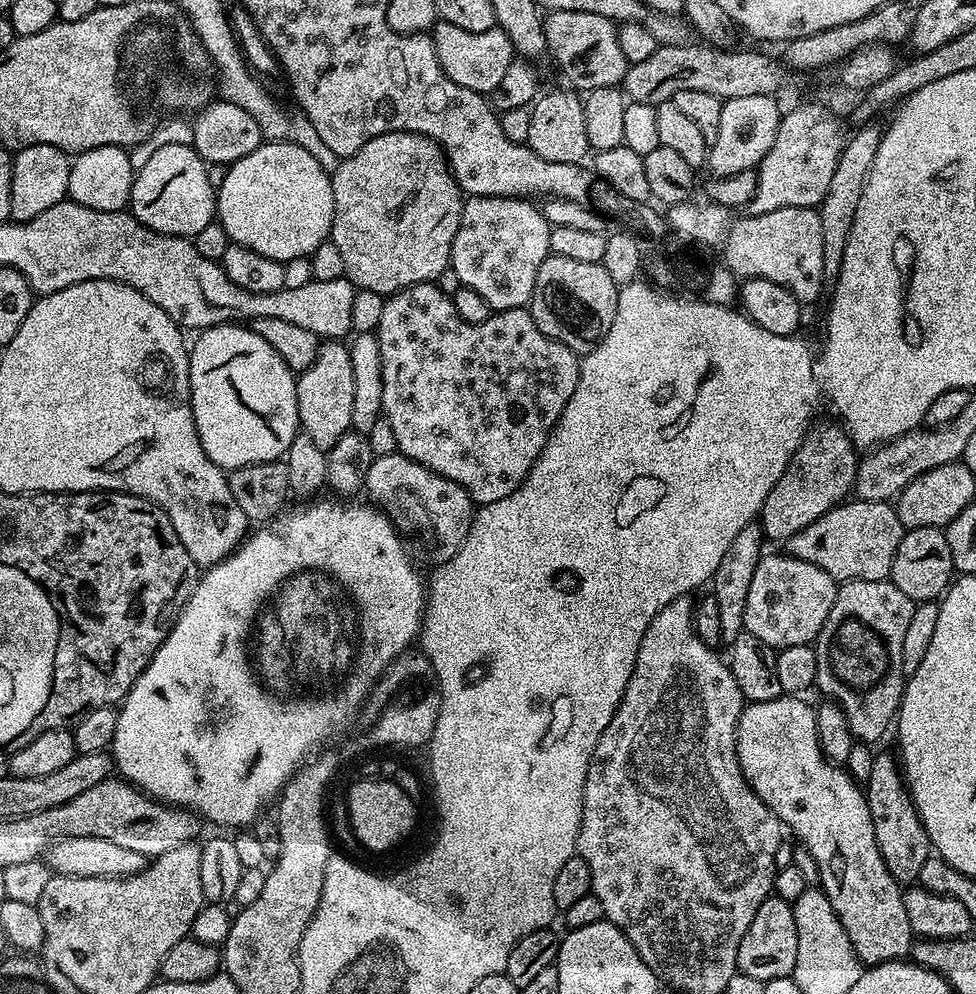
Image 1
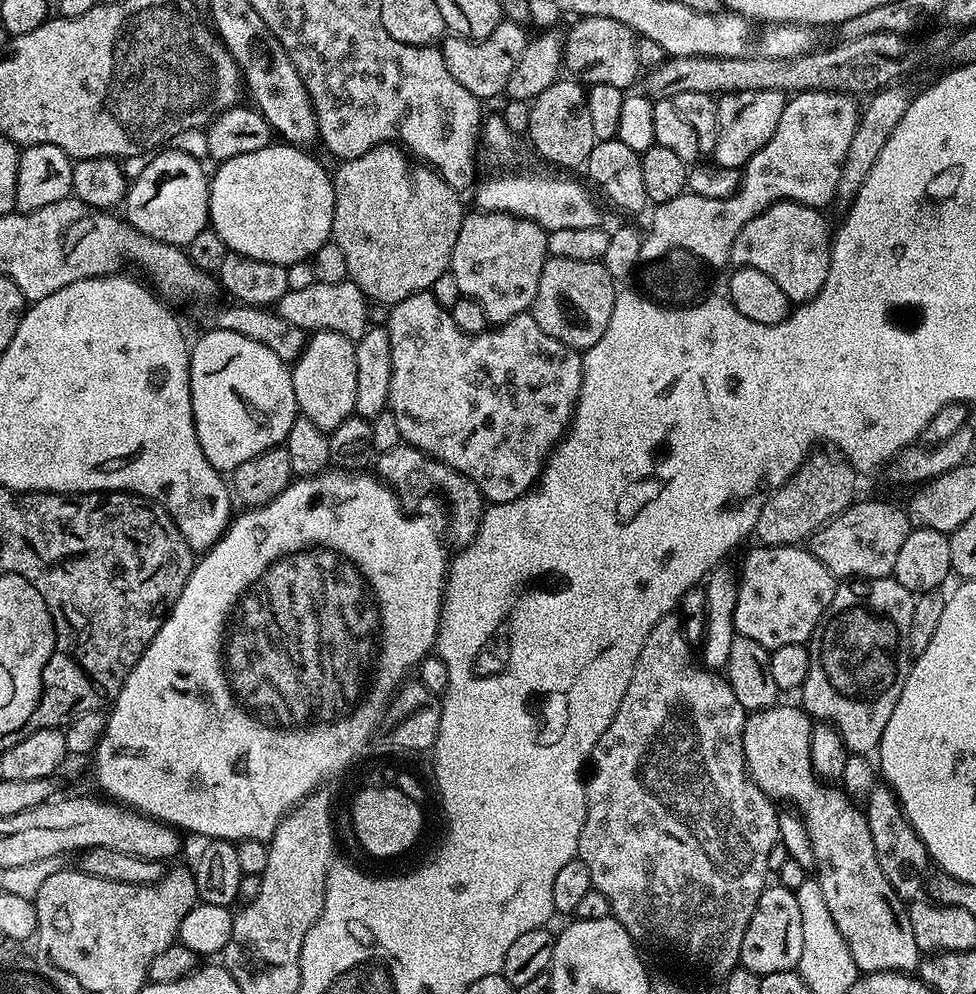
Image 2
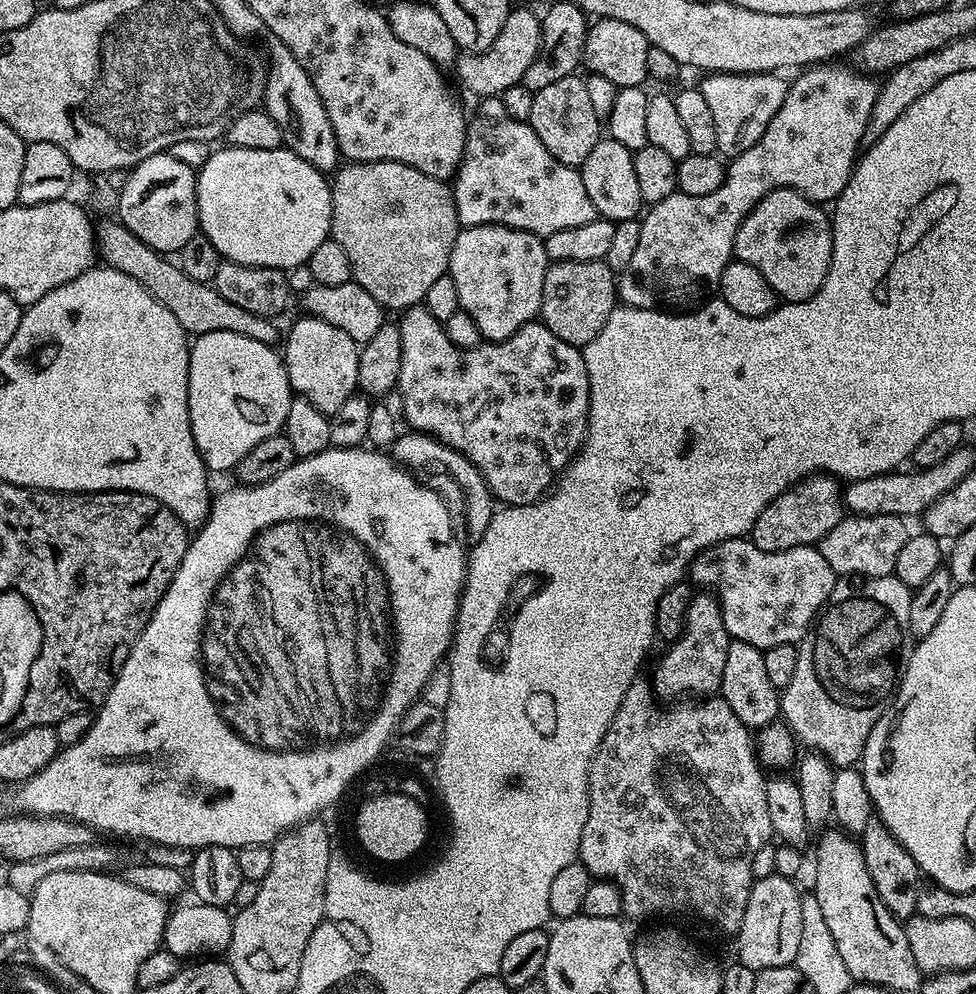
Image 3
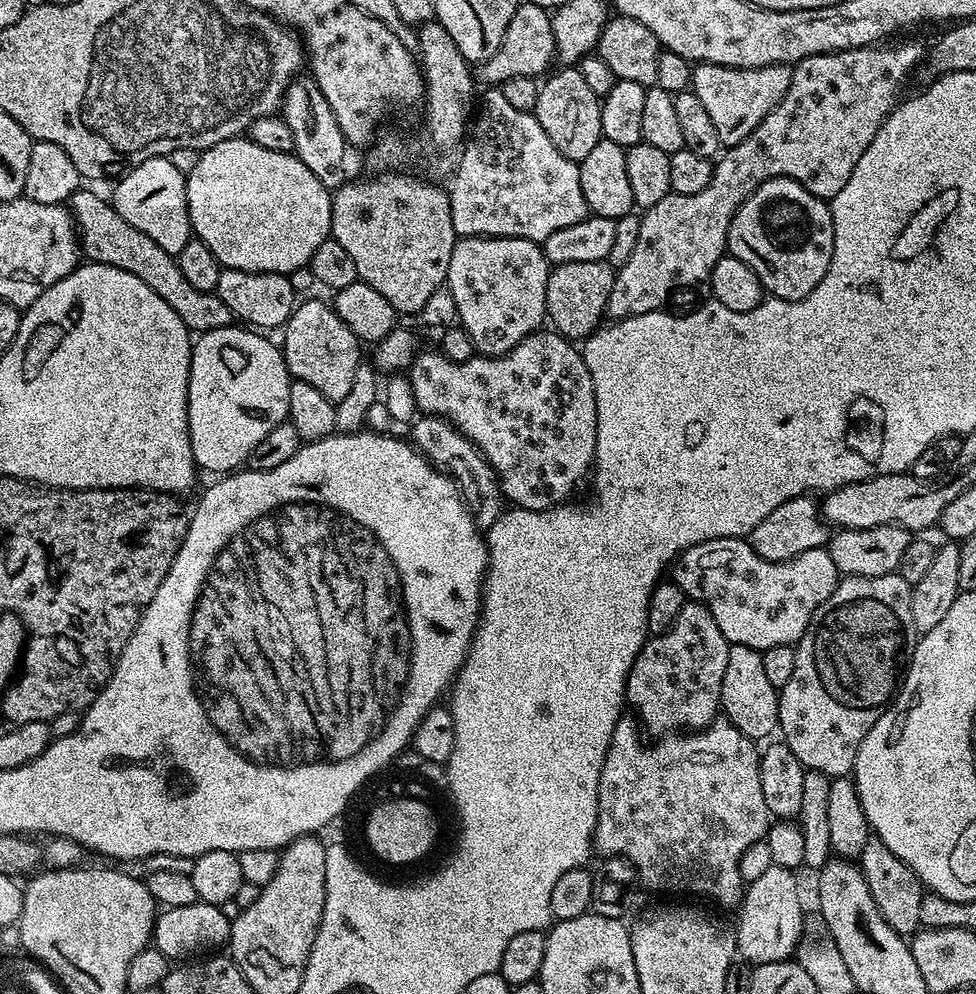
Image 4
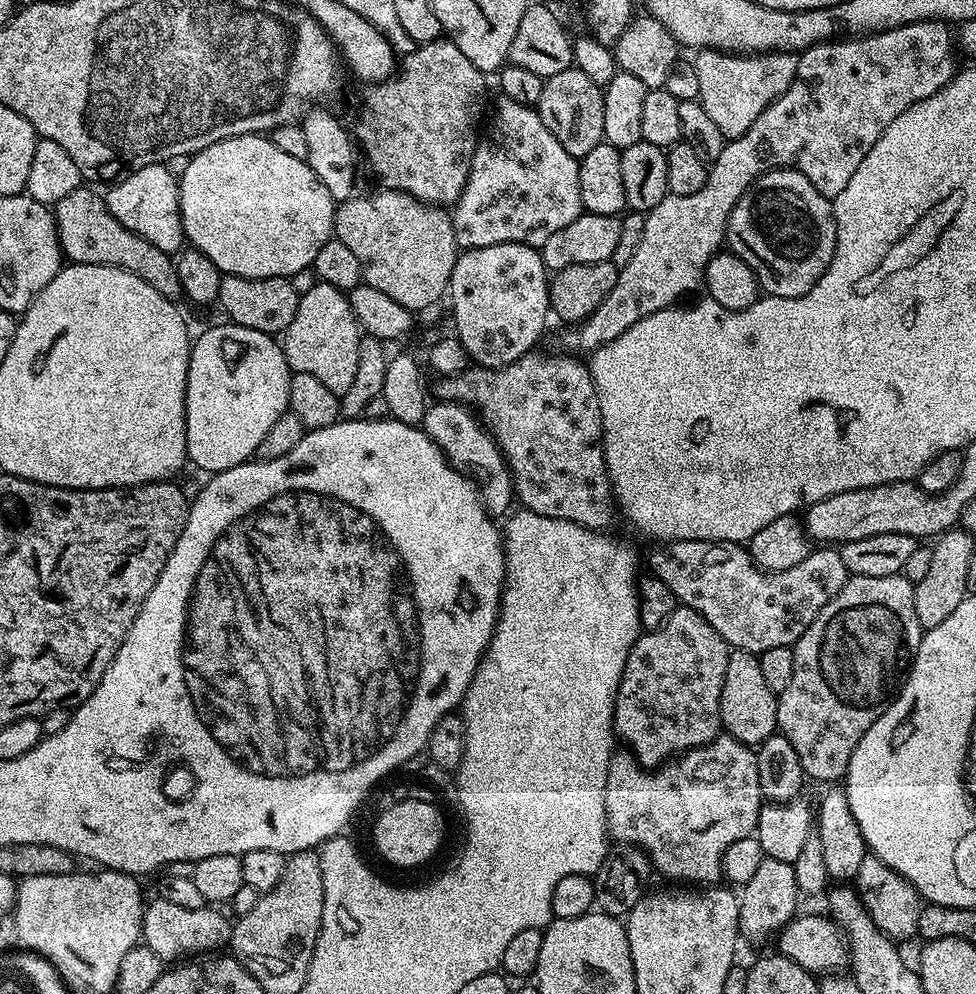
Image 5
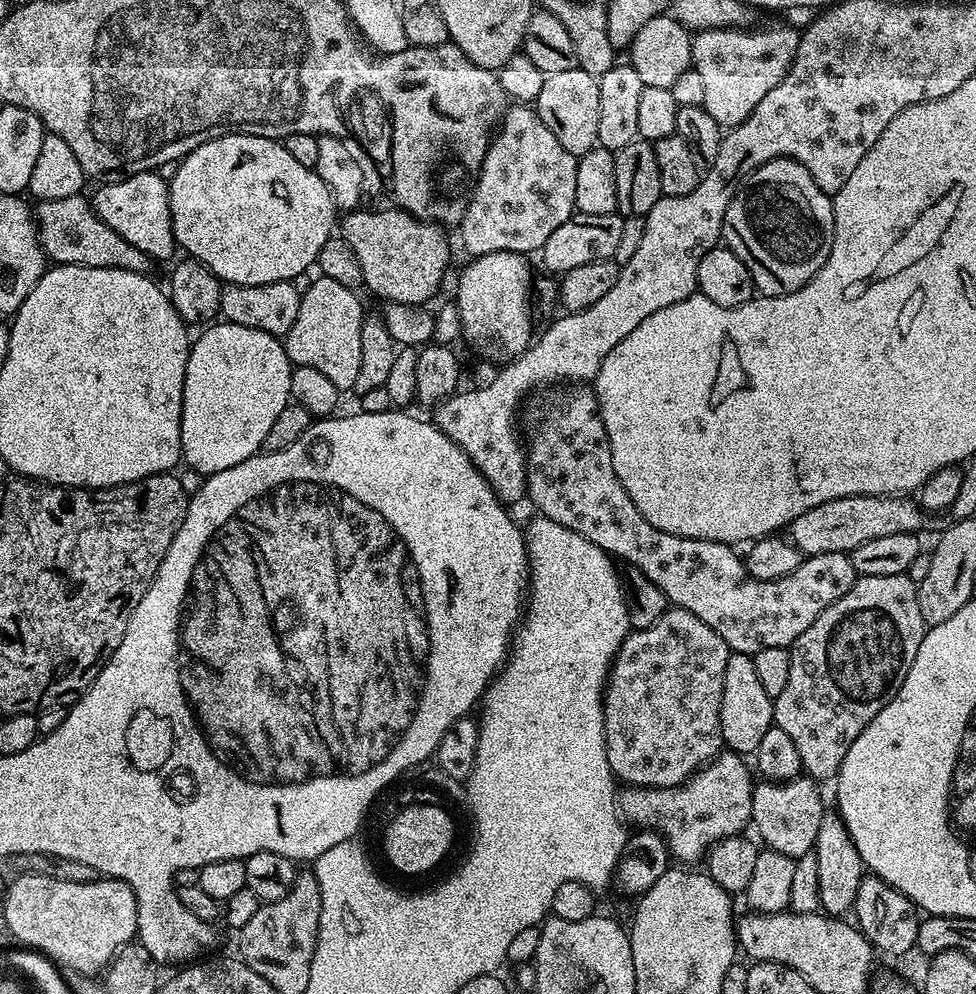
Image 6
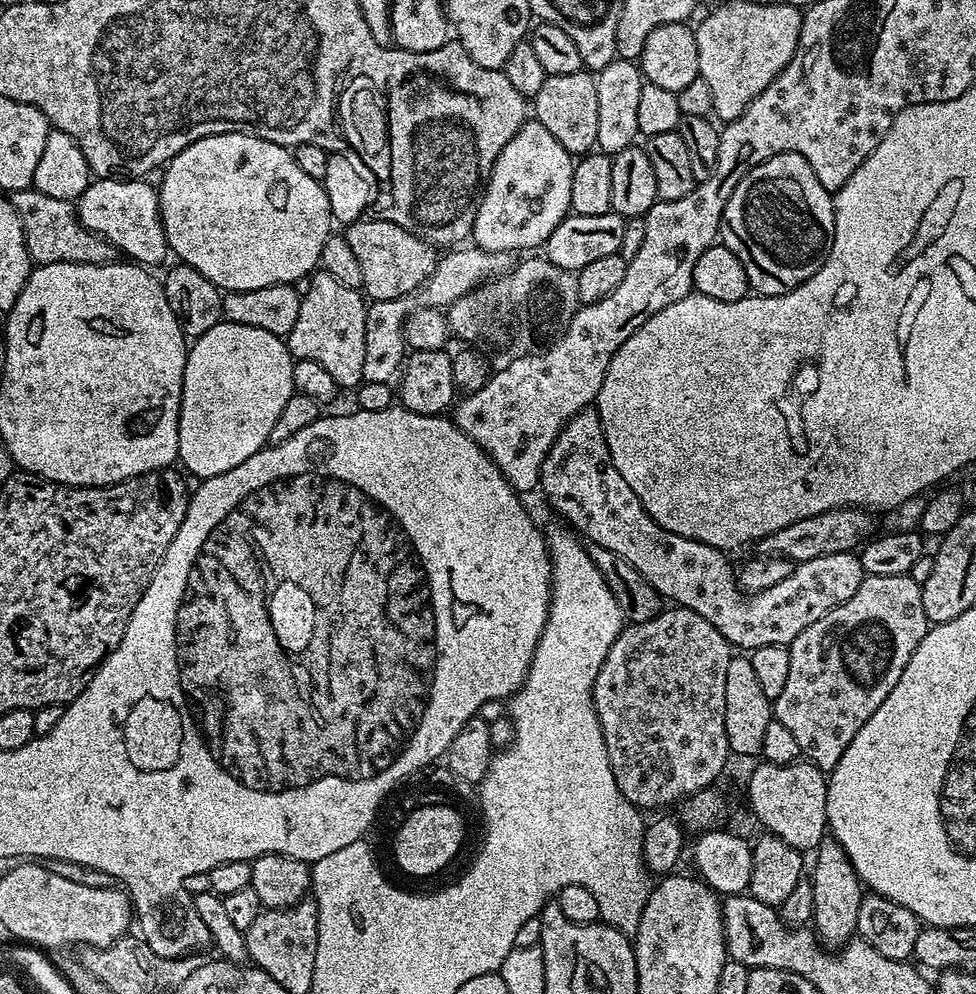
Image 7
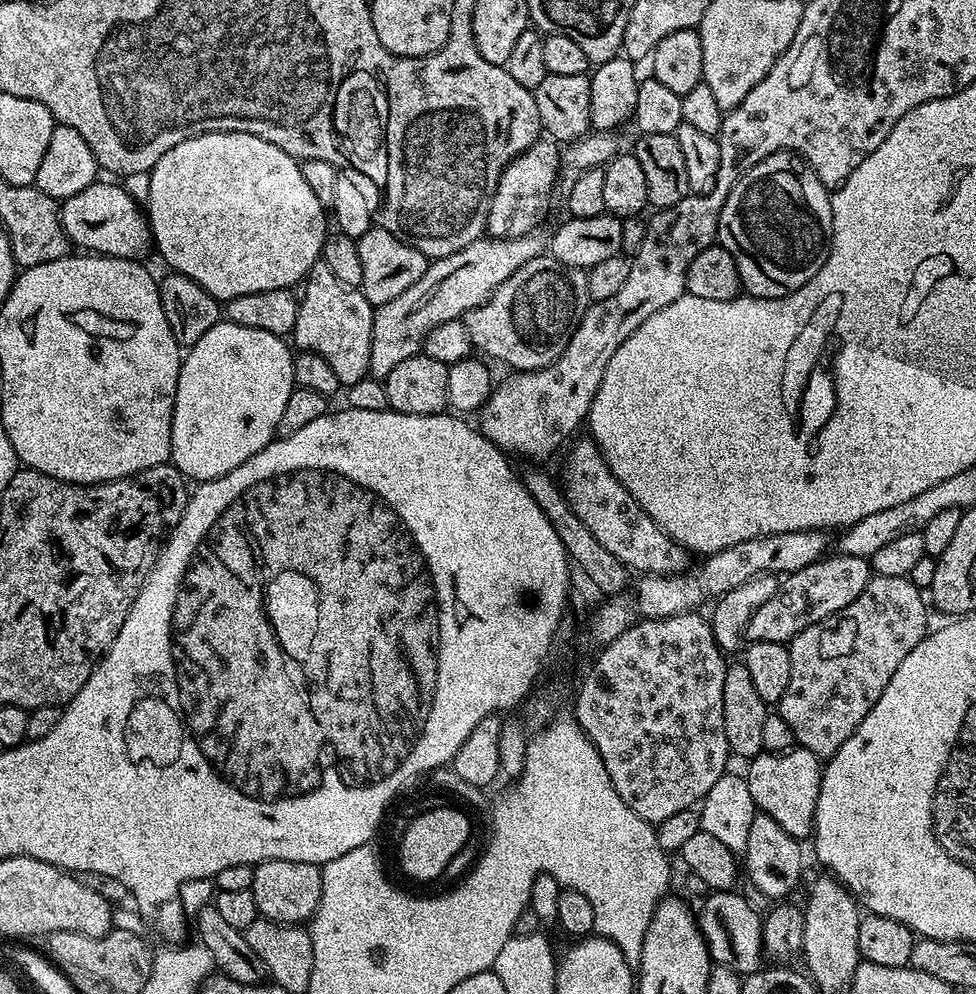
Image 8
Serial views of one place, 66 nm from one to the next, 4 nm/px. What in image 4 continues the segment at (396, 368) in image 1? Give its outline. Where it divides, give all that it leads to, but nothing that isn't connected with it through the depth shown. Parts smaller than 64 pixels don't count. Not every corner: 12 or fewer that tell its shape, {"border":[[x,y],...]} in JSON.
{"border":[[421,351],[412,400],[490,462],[503,499],[571,501],[596,463],[583,351]]}

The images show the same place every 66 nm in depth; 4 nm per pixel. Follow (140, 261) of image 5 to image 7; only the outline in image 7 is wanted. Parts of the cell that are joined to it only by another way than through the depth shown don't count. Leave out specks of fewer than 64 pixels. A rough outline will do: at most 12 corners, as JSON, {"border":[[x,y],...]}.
{"border":[[35,188],[10,196],[33,265],[111,264],[73,201]]}

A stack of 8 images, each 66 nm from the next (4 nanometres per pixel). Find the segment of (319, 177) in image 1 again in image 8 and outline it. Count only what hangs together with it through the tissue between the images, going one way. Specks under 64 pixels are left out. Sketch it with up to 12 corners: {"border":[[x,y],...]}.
{"border":[[254,134],[152,167],[152,244],[227,302],[291,289],[326,205]]}

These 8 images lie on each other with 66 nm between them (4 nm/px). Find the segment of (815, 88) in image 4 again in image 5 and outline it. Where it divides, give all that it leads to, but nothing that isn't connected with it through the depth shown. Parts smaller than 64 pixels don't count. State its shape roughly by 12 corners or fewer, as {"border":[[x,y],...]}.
{"border":[[923,20],[799,53],[702,190],[647,212],[591,354],[699,289],[765,172],[842,194],[870,146],[958,71]]}

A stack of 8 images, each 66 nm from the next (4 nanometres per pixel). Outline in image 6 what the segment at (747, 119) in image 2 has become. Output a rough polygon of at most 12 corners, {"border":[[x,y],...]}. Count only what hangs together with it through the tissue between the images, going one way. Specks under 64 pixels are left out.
{"border":[[708,28],[692,37],[703,107],[746,122],[786,78],[800,32]]}

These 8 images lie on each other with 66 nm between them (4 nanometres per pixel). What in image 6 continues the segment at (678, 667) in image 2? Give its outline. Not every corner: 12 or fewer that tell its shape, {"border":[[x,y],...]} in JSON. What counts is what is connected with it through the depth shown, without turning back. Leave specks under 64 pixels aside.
{"border":[[724,750],[684,784],[625,787],[623,819],[681,865],[752,823],[754,772]]}

